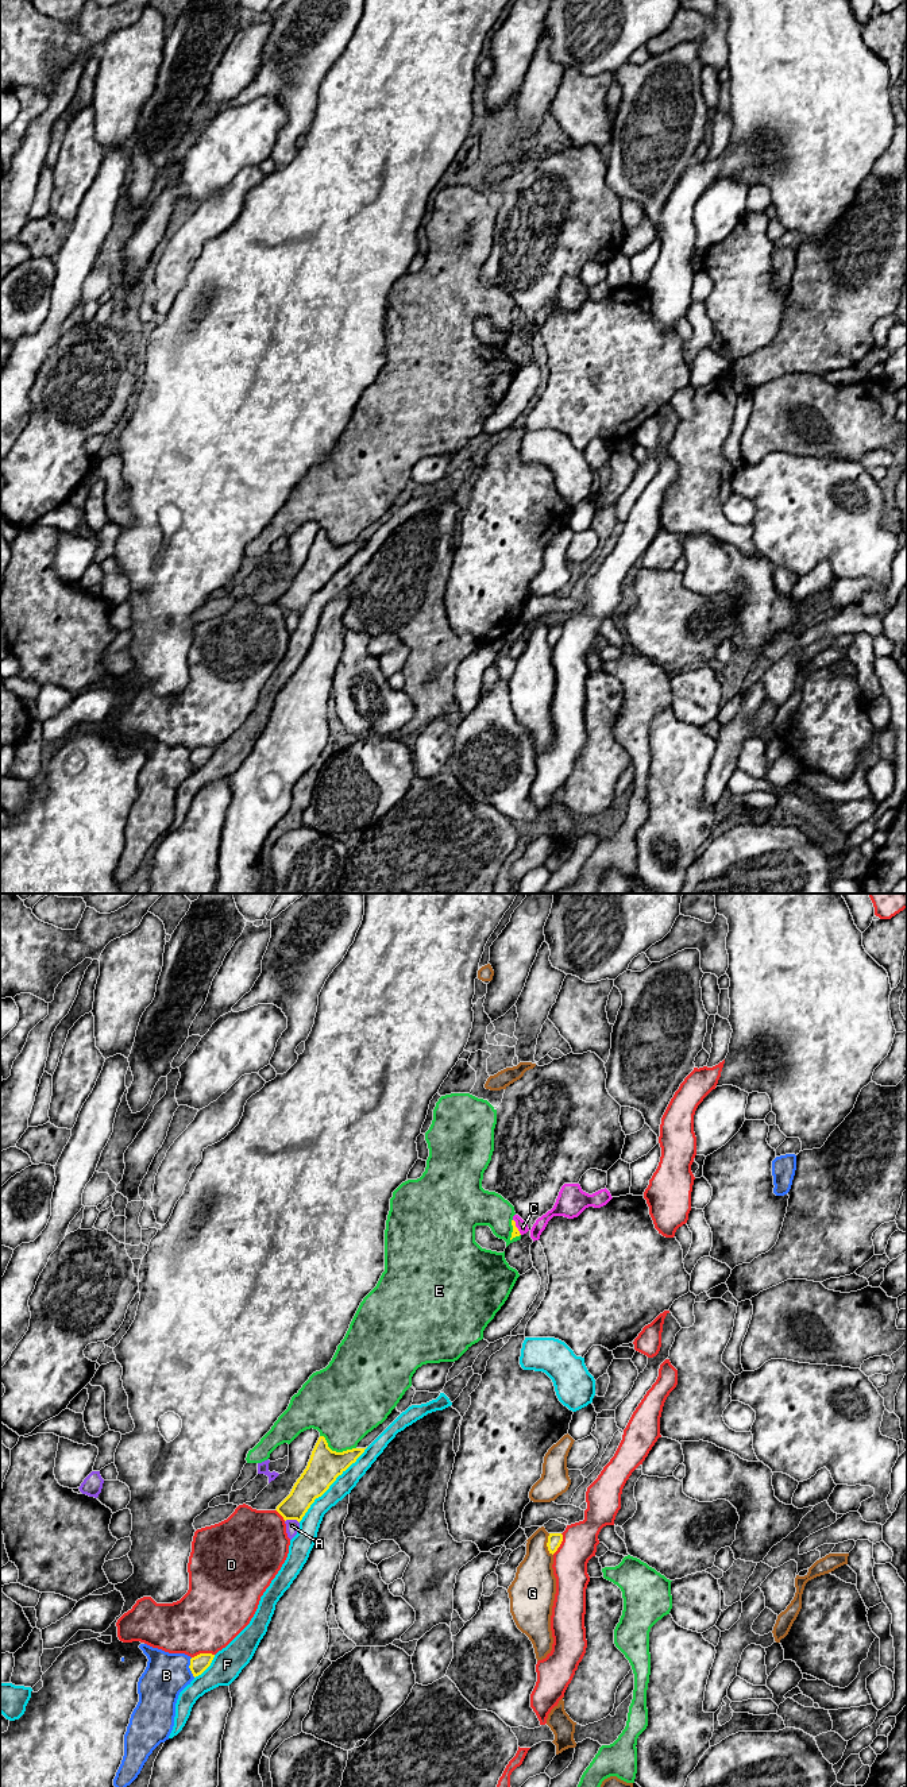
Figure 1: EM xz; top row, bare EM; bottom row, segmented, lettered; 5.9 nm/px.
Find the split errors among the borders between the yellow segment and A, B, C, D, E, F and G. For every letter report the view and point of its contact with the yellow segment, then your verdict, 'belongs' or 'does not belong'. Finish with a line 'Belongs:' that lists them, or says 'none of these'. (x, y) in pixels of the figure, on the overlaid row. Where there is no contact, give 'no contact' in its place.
A: xz (292, 1519) | does not belong
B: xz (189, 1667) | does not belong
C: xz (516, 1227) | belongs
D: xz (203, 1654) | does not belong
E: xz (335, 1451) | does not belong
F: xz (331, 1483) | does not belong
G: xz (547, 1544) | does not belong
Belongs: C

